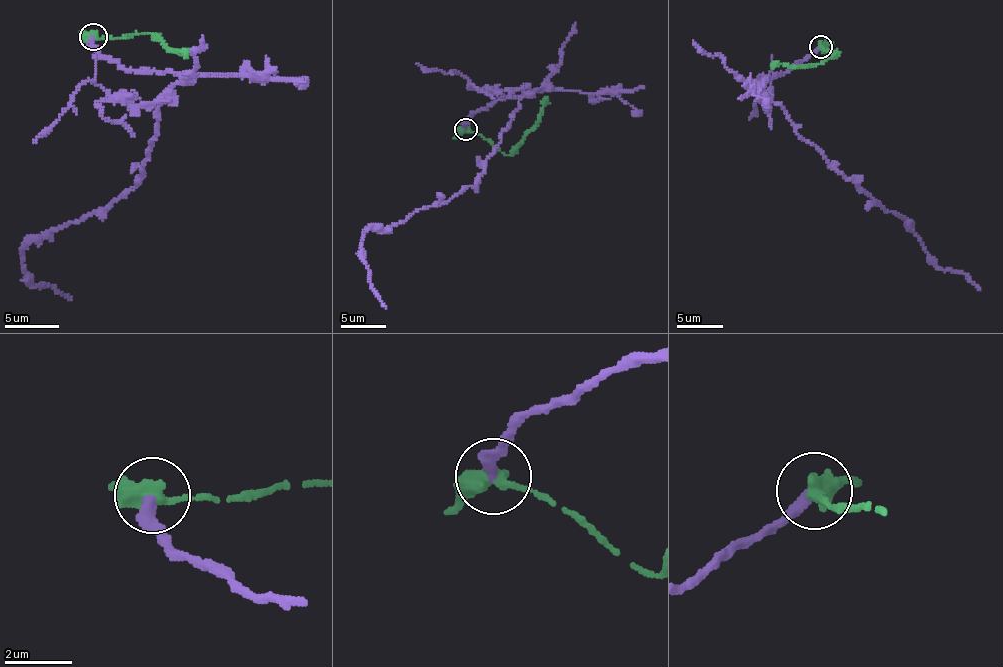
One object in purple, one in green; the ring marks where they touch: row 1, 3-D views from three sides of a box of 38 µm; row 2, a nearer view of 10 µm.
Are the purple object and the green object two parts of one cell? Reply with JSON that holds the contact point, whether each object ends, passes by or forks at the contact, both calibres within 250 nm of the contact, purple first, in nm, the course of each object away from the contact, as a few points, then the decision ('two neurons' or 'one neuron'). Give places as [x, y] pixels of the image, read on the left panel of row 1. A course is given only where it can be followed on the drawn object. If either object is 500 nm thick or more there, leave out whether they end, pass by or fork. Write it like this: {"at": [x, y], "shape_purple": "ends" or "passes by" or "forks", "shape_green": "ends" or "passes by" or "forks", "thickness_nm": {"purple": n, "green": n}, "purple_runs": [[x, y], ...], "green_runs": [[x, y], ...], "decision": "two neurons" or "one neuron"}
{"at": [93, 37], "shape_purple": "ends", "shape_green": "passes by", "thickness_nm": {"purple": 360, "green": 440}, "purple_runs": [[94, 36], [102, 55], [131, 70], [180, 78], [160, 100], [145, 176], [23, 250], [27, 280], [71, 299]], "green_runs": [[94, 36], [114, 38], [150, 33], [165, 47], [187, 55]], "decision": "two neurons"}

